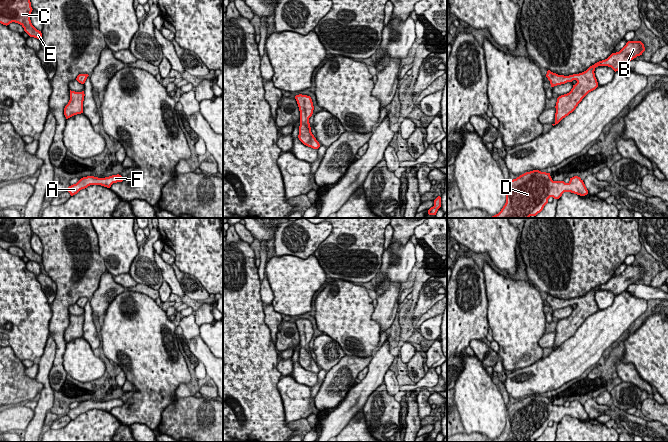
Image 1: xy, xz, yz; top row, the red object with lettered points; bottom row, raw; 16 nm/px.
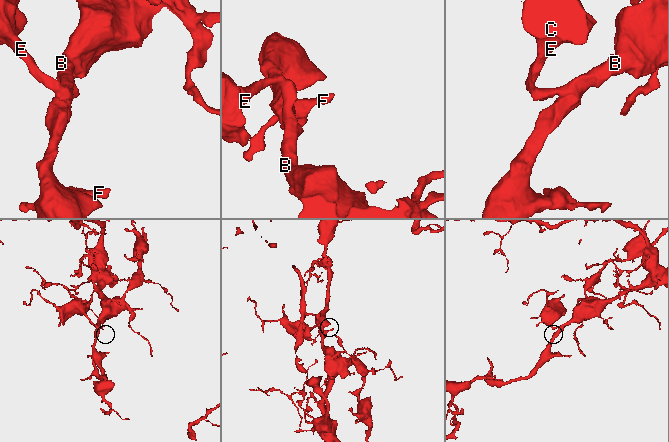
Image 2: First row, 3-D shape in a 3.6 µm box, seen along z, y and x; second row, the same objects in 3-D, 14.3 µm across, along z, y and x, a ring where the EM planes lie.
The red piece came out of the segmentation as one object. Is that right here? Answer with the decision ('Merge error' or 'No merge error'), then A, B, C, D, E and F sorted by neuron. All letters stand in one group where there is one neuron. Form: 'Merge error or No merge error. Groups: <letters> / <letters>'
No merge error. Groups: A B C D E F

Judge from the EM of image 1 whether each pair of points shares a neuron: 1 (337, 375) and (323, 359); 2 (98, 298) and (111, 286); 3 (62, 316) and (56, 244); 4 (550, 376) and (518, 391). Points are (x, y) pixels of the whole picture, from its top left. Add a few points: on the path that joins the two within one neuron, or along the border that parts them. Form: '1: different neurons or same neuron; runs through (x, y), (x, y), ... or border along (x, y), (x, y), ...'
1: different neurons; border along (345, 355), (327, 372)
2: same neuron; runs through (101, 296), (108, 289)
3: same neuron; runs through (63, 298), (63, 262)
4: same neuron; runs through (542, 376), (526, 383)

